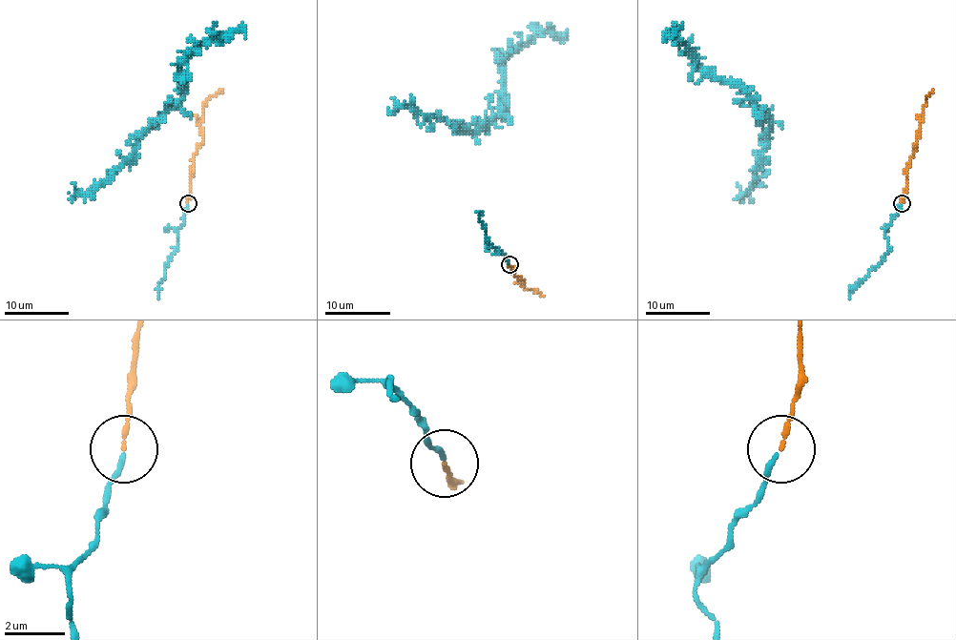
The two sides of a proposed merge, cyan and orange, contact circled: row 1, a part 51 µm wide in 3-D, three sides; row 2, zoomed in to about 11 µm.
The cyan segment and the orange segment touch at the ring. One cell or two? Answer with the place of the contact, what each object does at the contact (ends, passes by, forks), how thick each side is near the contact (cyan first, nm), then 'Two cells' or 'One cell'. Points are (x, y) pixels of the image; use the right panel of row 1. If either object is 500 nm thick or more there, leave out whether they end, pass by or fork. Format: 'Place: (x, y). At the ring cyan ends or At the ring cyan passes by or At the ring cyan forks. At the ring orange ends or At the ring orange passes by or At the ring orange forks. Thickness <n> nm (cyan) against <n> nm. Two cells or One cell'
Place: (902, 203). At the ring cyan ends. At the ring orange ends. Thickness 170 nm (cyan) against 140 nm. One cell

